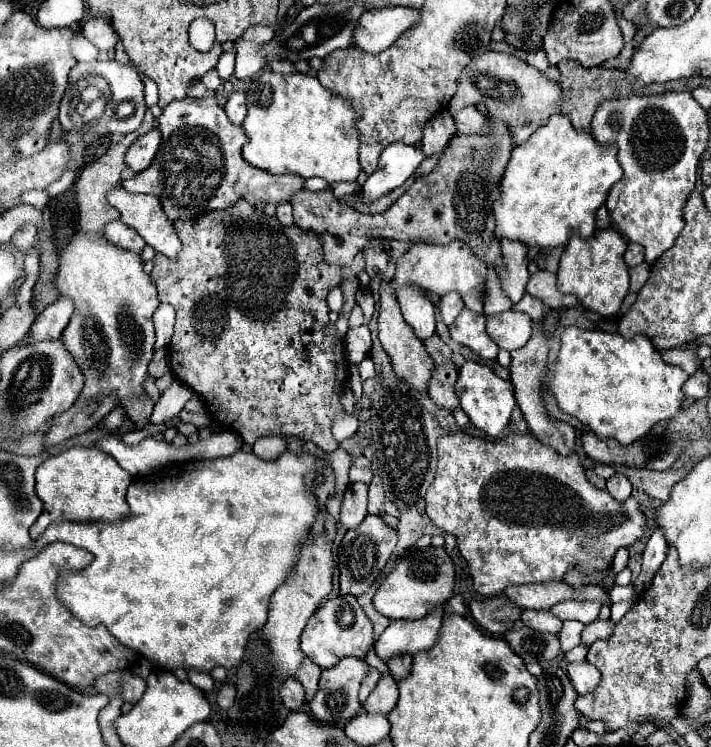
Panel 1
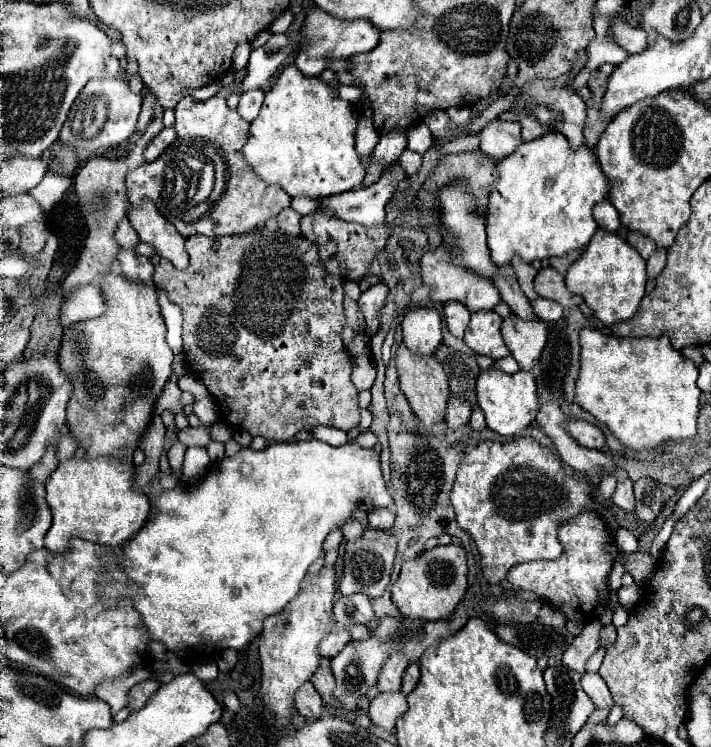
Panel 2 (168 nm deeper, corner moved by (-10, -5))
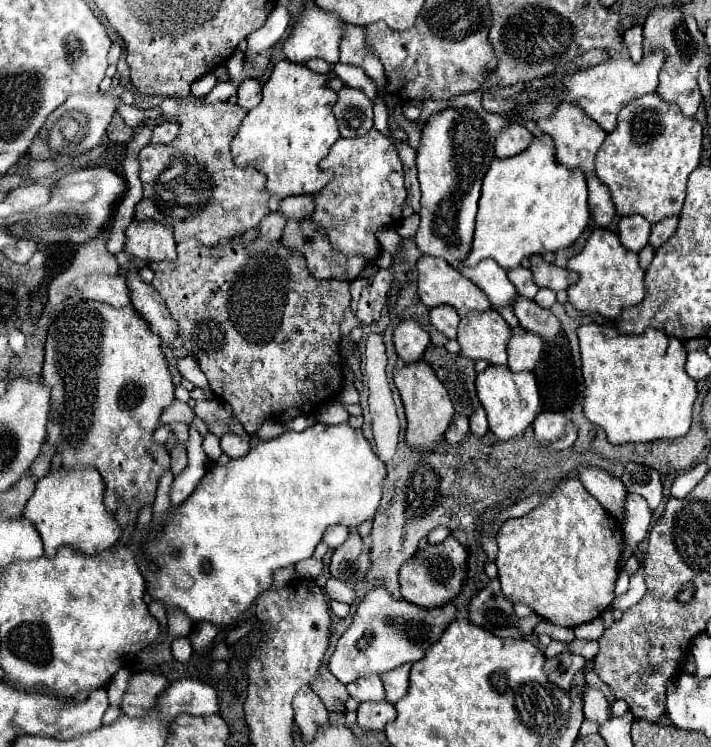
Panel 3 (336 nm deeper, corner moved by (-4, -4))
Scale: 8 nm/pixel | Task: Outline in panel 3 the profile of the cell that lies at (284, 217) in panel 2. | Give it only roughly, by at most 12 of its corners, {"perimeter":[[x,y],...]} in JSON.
{"perimeter":[[278,213],[262,219],[258,237],[278,241],[286,219]]}

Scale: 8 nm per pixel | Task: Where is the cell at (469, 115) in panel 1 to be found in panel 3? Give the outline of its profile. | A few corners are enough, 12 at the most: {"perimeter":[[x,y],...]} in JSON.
{"perimeter":[[508,125],[496,139],[496,157],[512,157],[532,143],[522,125]]}

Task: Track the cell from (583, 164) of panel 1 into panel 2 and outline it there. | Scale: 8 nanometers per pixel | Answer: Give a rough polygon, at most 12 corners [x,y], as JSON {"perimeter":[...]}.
{"perimeter":[[560,132],[498,162],[494,264],[584,248],[612,188]]}

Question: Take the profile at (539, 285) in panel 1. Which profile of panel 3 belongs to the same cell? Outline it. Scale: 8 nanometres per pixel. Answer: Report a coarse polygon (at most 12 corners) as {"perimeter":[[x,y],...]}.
{"perimeter":[[530,257],[530,271],[538,287],[568,289],[578,273]]}

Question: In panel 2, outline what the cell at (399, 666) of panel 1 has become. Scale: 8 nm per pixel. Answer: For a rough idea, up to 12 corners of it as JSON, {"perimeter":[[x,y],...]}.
{"perimeter":[[412,662],[402,678],[402,692],[410,694],[420,680],[420,666]]}

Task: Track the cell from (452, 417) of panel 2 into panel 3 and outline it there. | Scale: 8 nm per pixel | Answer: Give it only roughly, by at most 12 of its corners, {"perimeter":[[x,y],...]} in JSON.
{"perimeter":[[454,417],[446,431],[446,443],[462,443],[470,433],[468,419]]}

